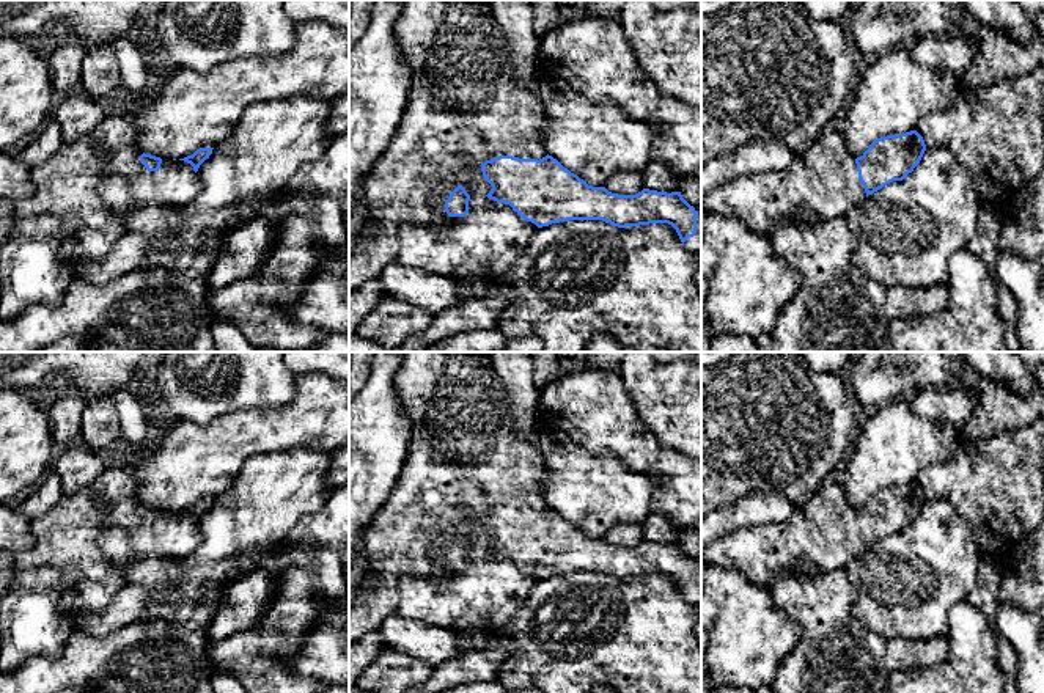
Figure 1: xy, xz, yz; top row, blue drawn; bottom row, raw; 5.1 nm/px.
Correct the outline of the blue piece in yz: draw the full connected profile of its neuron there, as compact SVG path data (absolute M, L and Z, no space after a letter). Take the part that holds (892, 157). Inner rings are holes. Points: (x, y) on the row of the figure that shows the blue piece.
M836 127L825 129L818 140L786 170L747 174L714 187L701 200L703 215L728 215L741 220L750 231L770 239L780 220L808 223L844 217L868 195L893 181L902 181L920 163L926 145L917 130L874 140L860 157L852 157Z

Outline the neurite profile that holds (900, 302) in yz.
M893 286L887 288L882 305L888 319L929 316L945 310L950 297L950 286L934 286L929 289Z

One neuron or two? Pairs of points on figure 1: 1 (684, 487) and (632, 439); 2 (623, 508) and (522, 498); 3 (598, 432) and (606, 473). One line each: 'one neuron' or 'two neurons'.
1: one neuron
2: two neurons
3: two neurons

